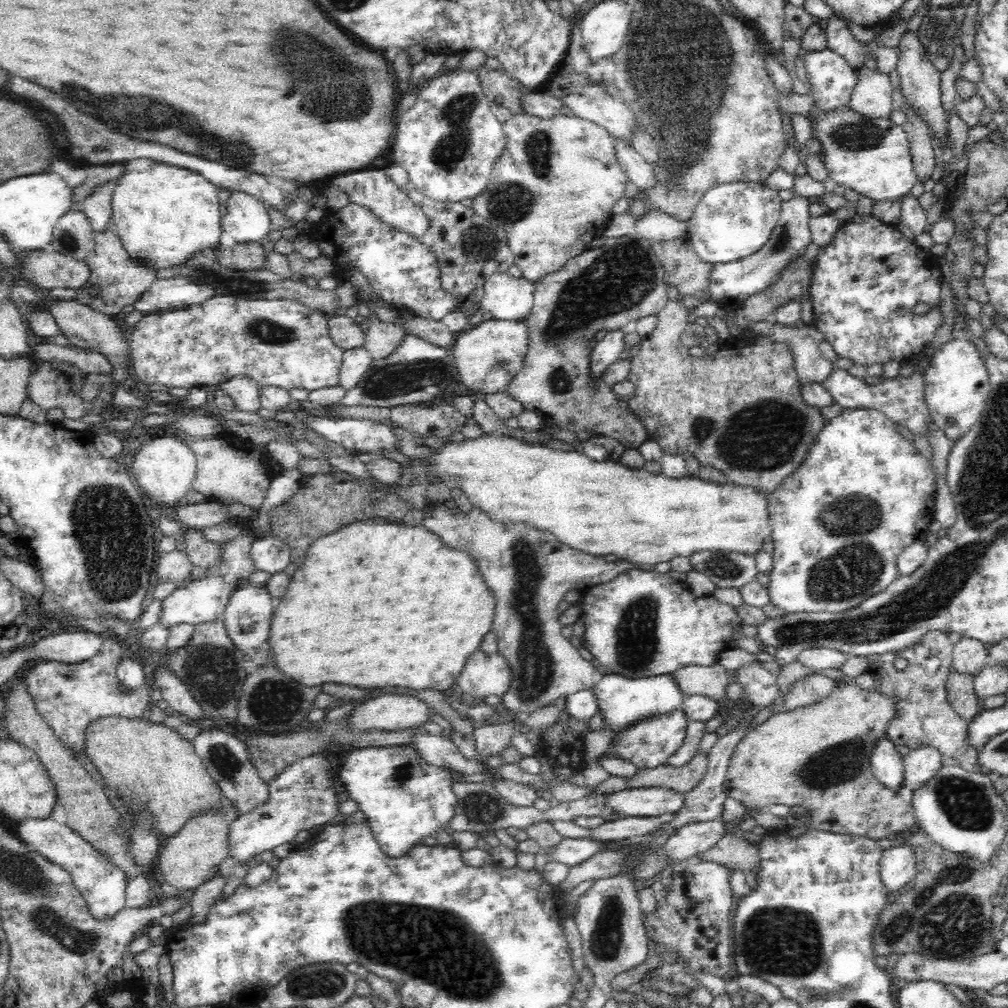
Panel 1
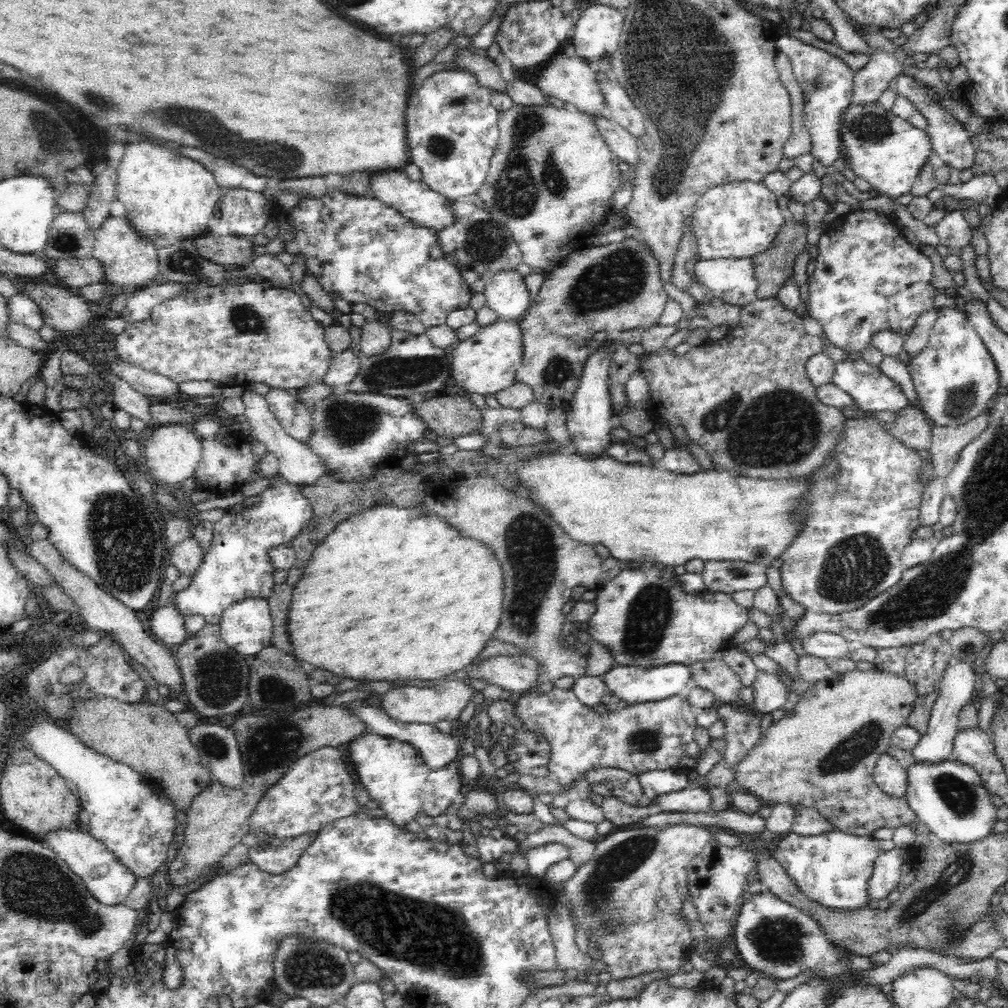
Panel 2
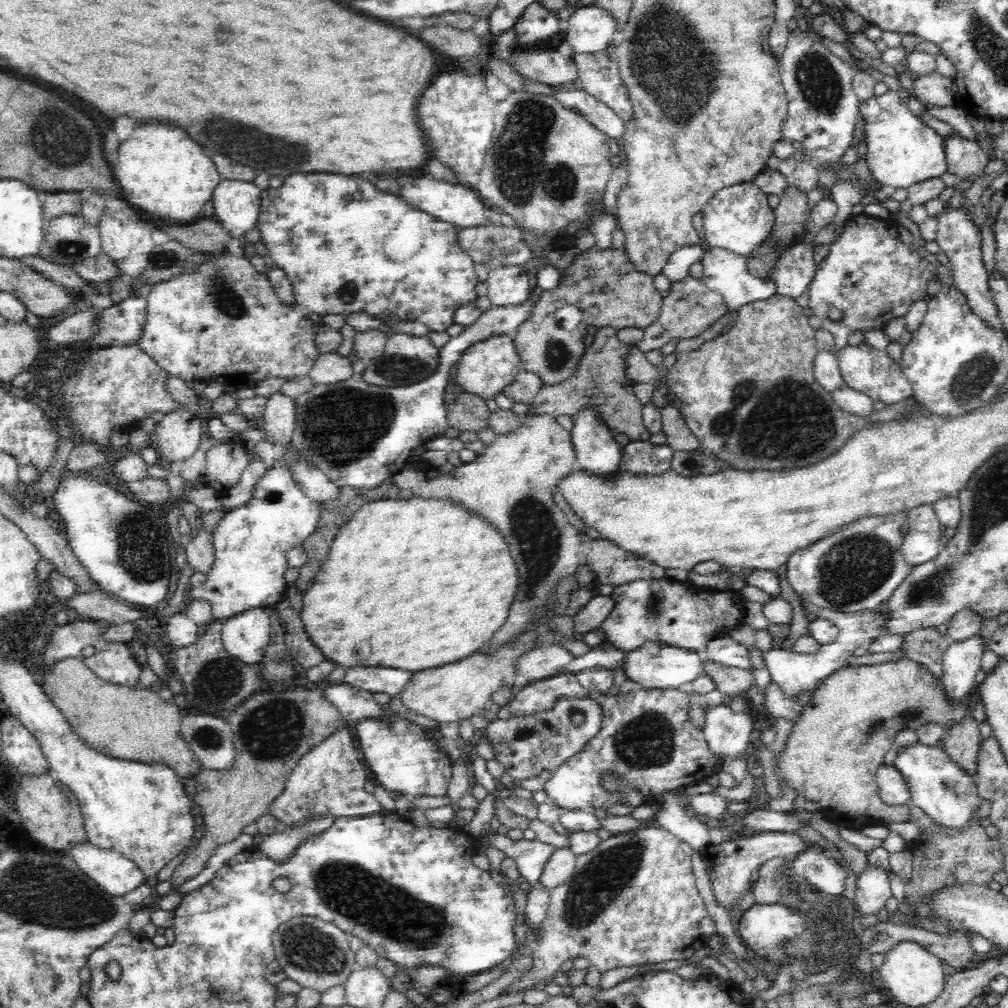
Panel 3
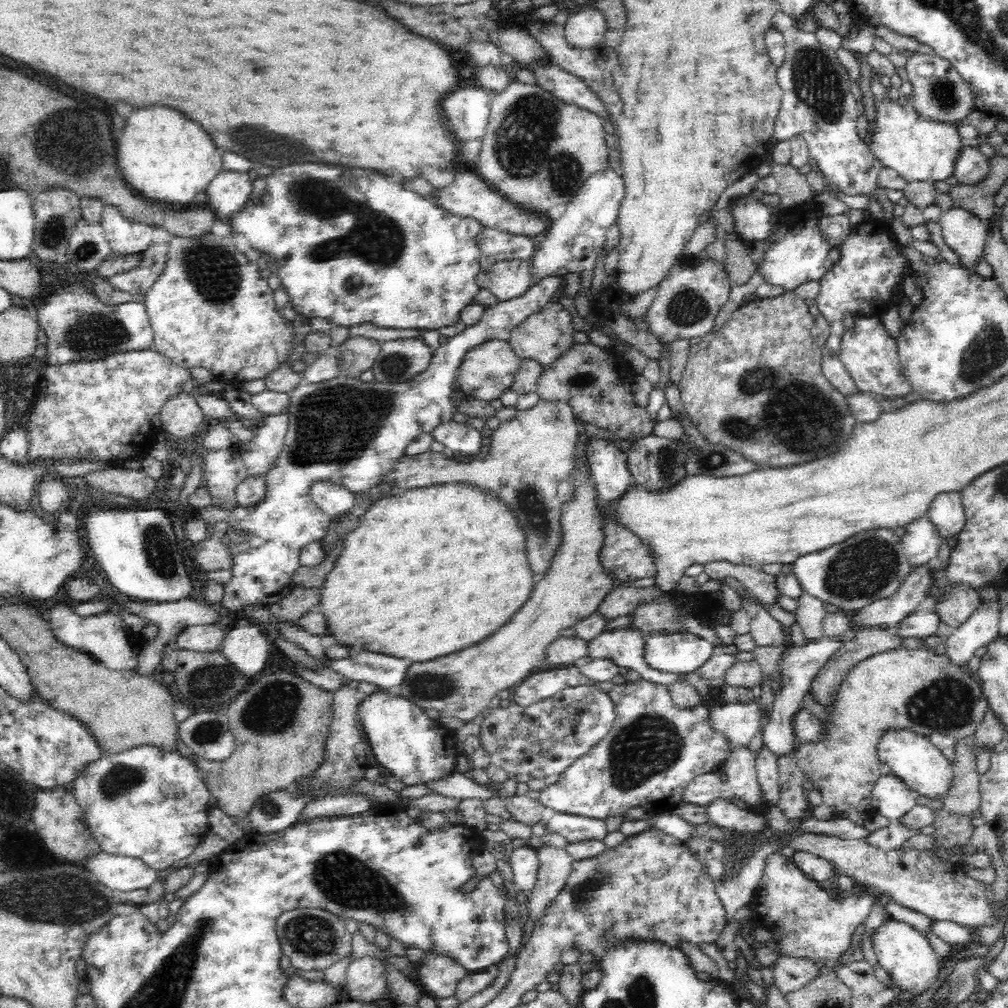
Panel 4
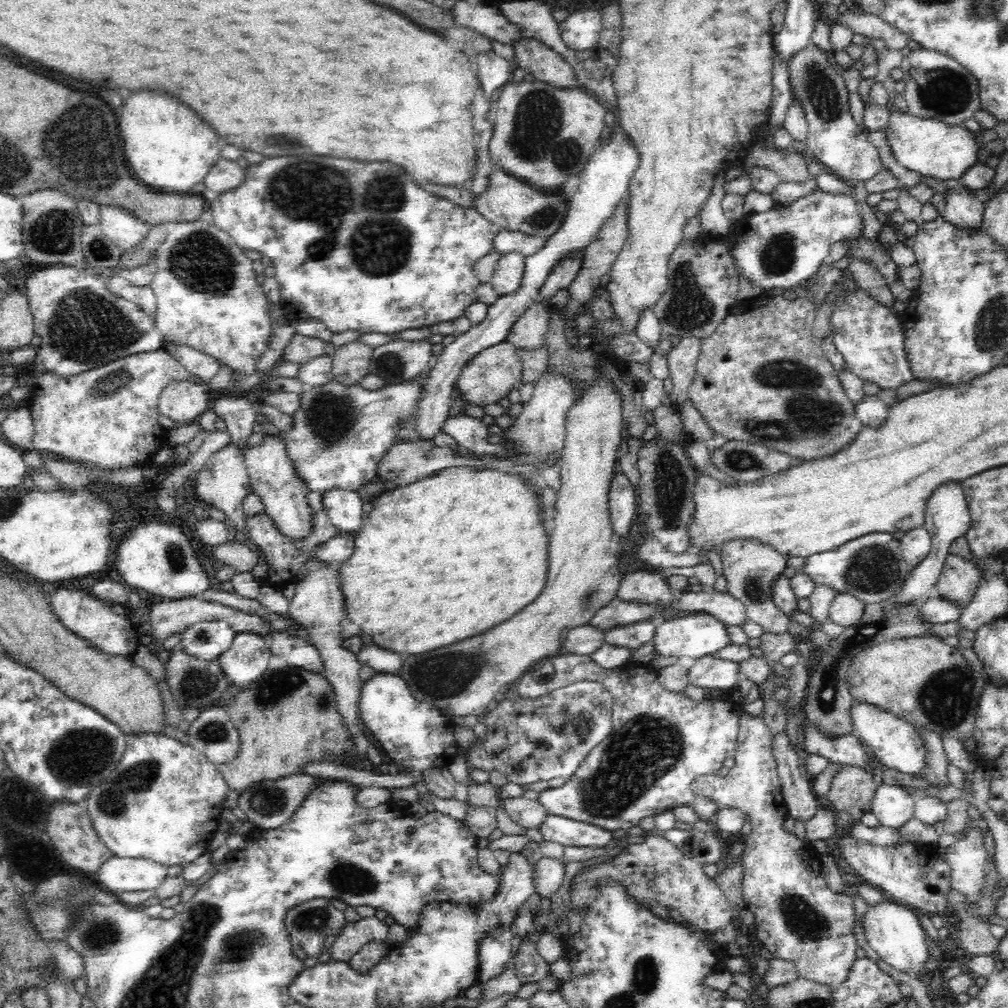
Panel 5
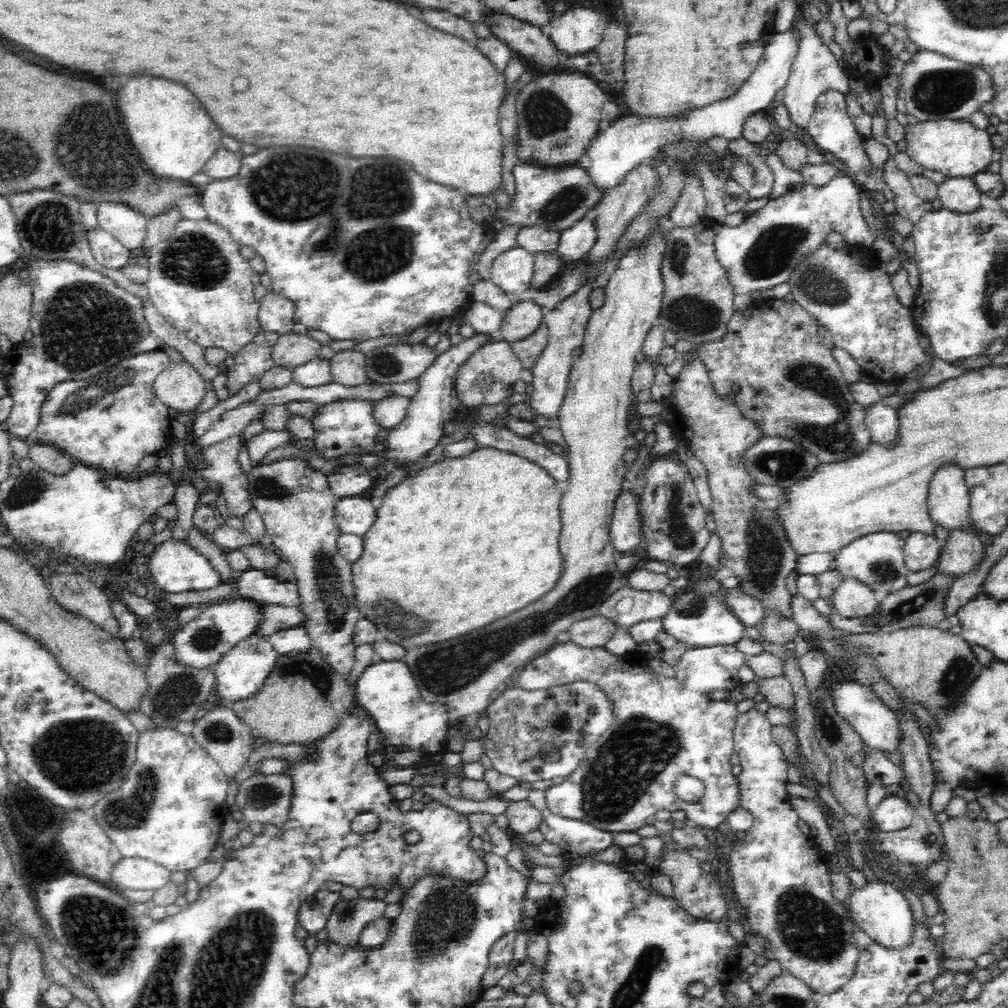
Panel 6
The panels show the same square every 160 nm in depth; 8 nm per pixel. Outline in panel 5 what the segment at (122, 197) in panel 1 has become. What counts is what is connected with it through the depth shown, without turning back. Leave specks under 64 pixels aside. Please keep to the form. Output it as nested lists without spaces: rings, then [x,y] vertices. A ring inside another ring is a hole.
[[[162,90],[134,92],[120,108],[118,128],[133,176],[146,187],[162,192],[189,193],[196,182],[203,182],[226,146],[226,140],[218,138],[192,108]]]

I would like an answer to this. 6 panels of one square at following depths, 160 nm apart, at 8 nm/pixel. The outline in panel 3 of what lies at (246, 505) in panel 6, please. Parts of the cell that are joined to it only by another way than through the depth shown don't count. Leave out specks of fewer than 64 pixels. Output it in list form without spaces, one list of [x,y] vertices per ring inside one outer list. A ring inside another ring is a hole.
[[[216,443],[206,452],[204,485],[218,491],[230,490],[240,481],[249,462],[247,448],[243,443]]]

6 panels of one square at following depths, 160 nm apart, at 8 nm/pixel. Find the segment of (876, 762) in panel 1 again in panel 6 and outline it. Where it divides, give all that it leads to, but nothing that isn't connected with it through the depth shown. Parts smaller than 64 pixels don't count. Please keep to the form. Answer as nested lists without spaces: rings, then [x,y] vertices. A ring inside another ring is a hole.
[[[889,794],[877,805],[871,818],[880,832],[890,833],[909,827],[913,814],[914,808],[905,796]]]

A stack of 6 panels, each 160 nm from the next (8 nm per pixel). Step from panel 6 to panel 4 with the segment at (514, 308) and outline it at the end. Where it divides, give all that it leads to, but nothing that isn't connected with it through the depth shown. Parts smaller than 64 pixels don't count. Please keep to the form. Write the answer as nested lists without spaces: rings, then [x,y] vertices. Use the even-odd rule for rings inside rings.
[[[558,300],[548,301],[542,310],[531,314],[520,322],[514,330],[510,331],[509,343],[518,358],[534,358],[543,368],[554,364],[554,360],[560,358],[568,348],[576,344],[574,341],[574,325],[572,325],[572,314]]]

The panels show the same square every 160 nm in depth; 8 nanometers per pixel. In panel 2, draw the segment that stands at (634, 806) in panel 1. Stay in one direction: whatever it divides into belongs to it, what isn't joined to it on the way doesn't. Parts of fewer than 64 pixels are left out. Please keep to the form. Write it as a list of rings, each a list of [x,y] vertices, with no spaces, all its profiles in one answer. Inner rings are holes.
[[[686,787],[684,790],[661,794],[653,801],[644,800],[648,806],[658,806],[668,812],[706,812],[711,810],[711,796],[707,789]]]

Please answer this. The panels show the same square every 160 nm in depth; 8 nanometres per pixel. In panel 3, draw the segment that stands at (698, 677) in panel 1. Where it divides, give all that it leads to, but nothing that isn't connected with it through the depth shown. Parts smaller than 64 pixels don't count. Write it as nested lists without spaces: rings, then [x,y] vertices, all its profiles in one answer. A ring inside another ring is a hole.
[[[706,661],[703,672],[711,676],[716,690],[731,698],[741,697],[744,690],[747,691],[755,684],[755,676],[752,671],[745,668],[724,666],[714,661]]]

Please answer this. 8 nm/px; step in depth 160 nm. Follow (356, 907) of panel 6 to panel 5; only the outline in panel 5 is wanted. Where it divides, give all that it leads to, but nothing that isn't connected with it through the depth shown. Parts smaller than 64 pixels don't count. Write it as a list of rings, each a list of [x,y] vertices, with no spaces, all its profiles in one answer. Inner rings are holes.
[[[360,918],[356,923],[346,924],[331,946],[332,959],[336,962],[350,961],[354,954],[370,942],[386,941],[389,927],[386,922],[373,918]]]

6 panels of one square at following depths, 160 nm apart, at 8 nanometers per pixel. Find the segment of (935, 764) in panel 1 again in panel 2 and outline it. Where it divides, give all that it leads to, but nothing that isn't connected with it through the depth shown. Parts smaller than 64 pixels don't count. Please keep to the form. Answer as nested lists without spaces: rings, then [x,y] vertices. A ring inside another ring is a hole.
[[[951,660],[944,670],[940,685],[940,694],[931,710],[926,734],[920,737],[918,744],[909,752],[913,762],[940,762],[942,759],[953,758],[953,740],[959,728],[959,714],[962,706],[968,704],[976,697],[973,663],[963,660]]]

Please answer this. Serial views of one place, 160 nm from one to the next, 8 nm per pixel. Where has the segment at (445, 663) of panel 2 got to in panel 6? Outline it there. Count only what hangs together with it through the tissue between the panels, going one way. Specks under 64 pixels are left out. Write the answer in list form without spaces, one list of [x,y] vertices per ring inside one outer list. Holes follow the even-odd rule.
[[[478,447],[464,458],[446,458],[437,461],[430,468],[410,474],[397,486],[383,488],[382,492],[384,498],[380,508],[376,509],[376,520],[370,530],[362,536],[364,552],[360,560],[352,563],[351,571],[359,612],[378,627],[378,632],[388,642],[400,644],[406,649],[409,646],[424,646],[430,642],[442,642],[446,638],[468,634],[468,630],[482,628],[528,606],[532,601],[537,601],[541,596],[549,593],[561,577],[565,565],[559,546],[562,528],[560,502],[563,494],[558,490],[556,480],[530,459],[516,455],[514,452],[500,451],[494,447]]]

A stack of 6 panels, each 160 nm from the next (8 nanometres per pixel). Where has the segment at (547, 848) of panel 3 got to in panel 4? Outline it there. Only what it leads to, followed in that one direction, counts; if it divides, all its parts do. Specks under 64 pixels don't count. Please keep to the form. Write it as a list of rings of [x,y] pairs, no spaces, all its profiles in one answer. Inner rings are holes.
[[[518,847],[512,851],[509,863],[513,870],[512,880],[516,890],[529,893],[534,888],[540,866],[538,862],[538,851],[534,847]]]

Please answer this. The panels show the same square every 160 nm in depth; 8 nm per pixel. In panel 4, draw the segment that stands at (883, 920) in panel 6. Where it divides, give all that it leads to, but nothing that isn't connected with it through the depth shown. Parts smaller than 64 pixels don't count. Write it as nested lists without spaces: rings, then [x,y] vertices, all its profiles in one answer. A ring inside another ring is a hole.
[[[888,918],[880,928],[874,931],[872,939],[878,964],[892,977],[895,986],[902,992],[922,994],[932,988],[944,961],[930,947],[926,936],[908,923],[900,922],[896,918]]]

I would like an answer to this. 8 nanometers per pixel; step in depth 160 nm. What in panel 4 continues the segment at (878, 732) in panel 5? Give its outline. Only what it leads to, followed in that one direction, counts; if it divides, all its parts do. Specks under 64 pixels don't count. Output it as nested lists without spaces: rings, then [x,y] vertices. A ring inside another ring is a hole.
[[[886,730],[878,738],[878,757],[911,790],[930,800],[943,801],[954,778],[954,766],[926,735],[913,730]]]

